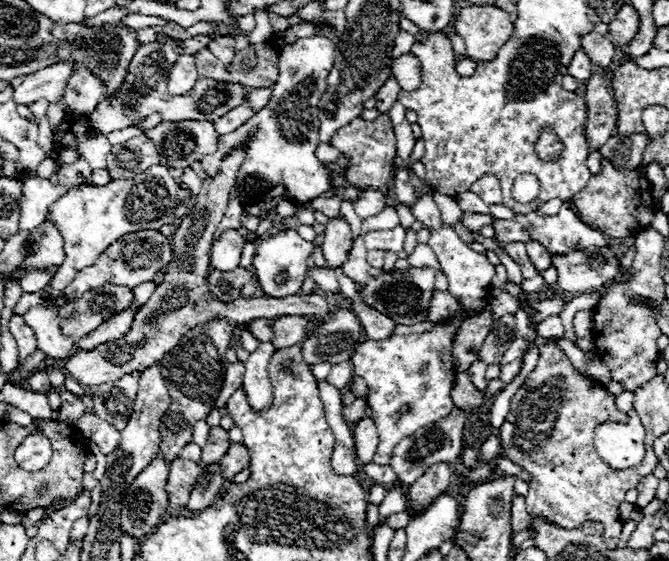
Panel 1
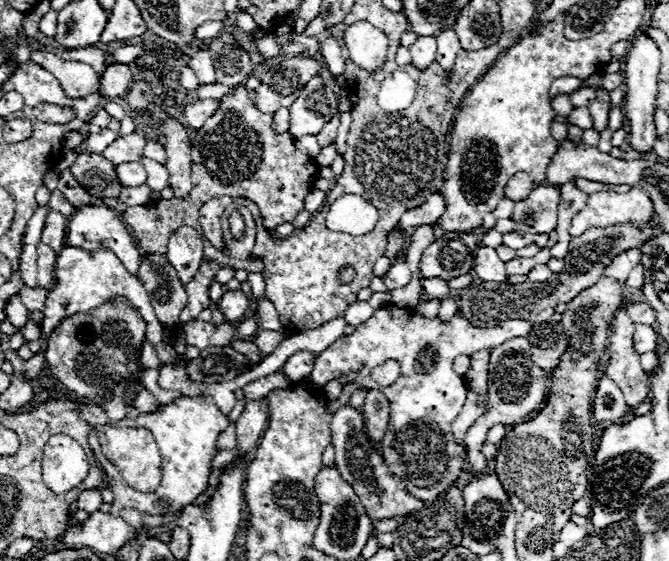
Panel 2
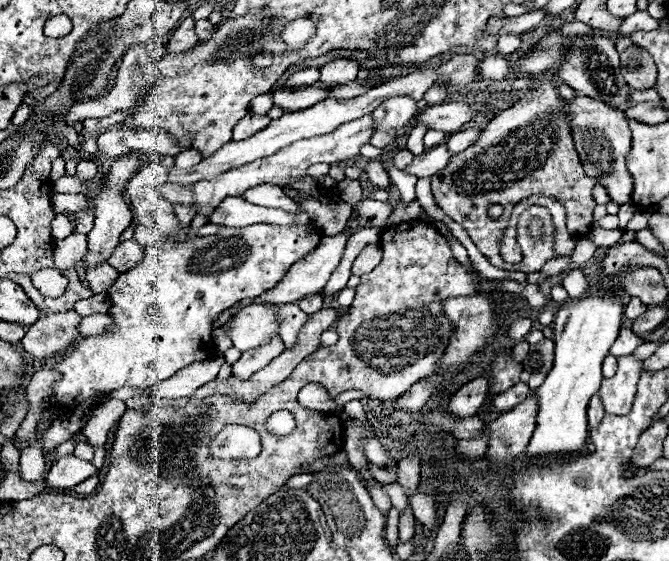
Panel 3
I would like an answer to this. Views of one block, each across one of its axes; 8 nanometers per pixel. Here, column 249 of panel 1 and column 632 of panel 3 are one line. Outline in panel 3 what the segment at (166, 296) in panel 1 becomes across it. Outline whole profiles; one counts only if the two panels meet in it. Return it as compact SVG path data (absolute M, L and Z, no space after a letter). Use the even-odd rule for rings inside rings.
M632 298L632 300L628 302L628 306L624 308L624 318L632 322L632 320L640 318L646 310L648 310L648 306L646 306L646 304L642 304L638 298Z

